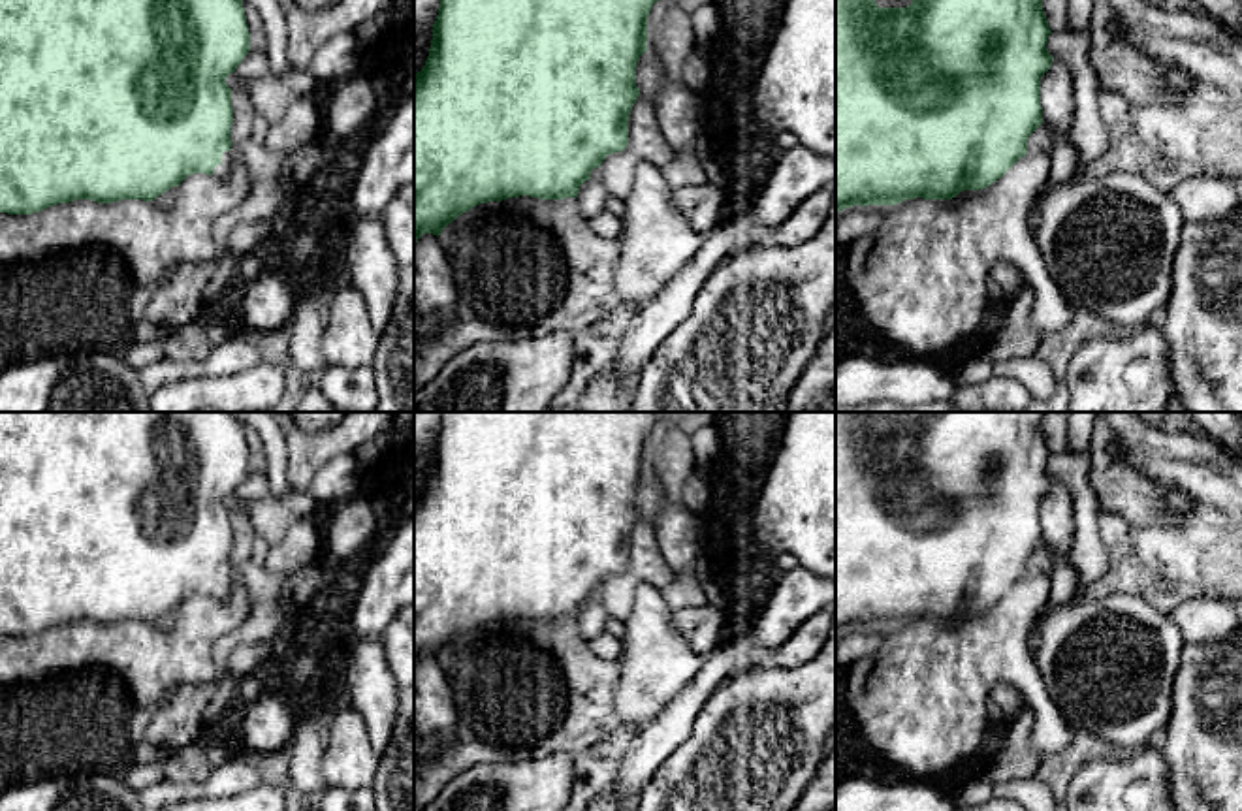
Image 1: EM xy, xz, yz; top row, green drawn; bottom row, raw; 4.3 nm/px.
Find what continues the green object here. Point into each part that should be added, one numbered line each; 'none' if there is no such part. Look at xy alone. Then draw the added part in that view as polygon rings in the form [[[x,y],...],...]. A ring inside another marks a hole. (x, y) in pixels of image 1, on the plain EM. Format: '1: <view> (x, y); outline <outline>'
1: xy (221, 593); outline [[[226,572],[222,576],[222,585],[215,589],[215,595],[213,596],[216,600],[226,600],[230,596],[230,593],[231,593],[231,572]]]

